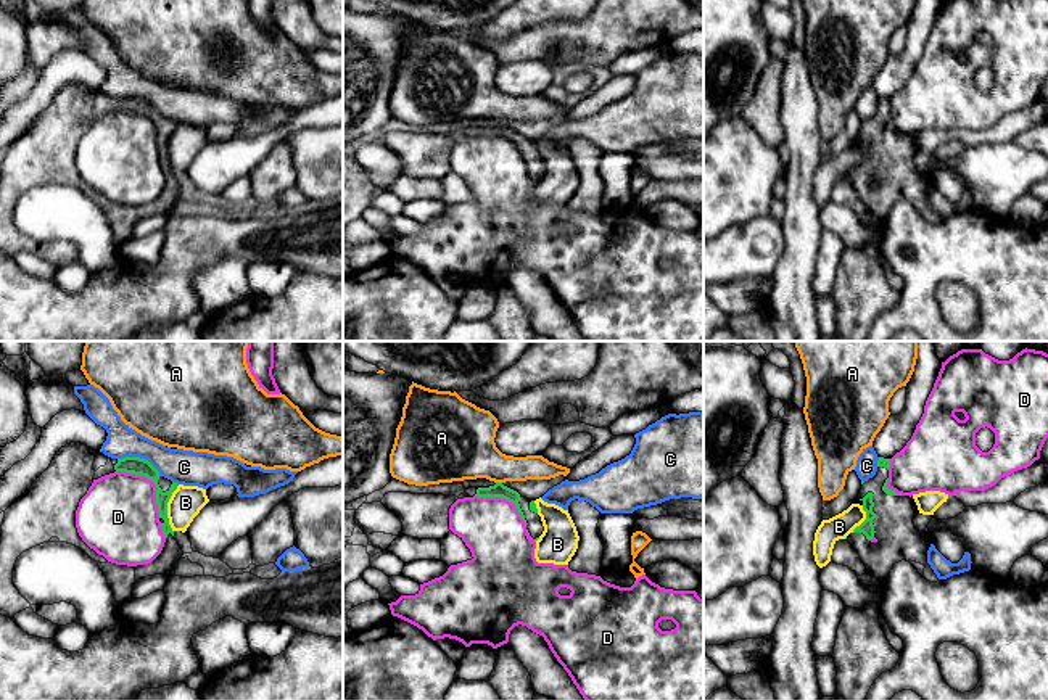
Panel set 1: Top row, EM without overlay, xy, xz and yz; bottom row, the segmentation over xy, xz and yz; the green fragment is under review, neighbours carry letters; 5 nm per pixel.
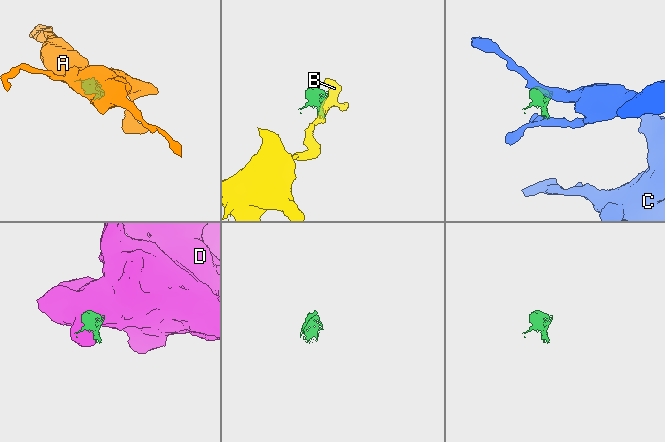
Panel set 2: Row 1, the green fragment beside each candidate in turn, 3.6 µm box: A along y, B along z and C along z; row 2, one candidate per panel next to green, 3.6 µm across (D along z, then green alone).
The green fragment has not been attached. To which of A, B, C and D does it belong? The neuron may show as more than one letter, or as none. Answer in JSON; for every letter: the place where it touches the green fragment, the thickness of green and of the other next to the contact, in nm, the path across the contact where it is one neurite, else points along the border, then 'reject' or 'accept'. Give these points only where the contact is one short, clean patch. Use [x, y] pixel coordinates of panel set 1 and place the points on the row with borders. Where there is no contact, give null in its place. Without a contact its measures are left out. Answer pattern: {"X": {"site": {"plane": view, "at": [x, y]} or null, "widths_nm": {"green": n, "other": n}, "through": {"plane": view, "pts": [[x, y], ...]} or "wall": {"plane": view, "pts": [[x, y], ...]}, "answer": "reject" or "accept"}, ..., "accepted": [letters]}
{"A": {"site": {"plane": "xz", "at": [499, 483]}, "widths_nm": {"green": 70, "other": 320}, "wall": {"plane": "xz", "pts": [[496, 481], [501, 483]]}, "answer": "reject"}, "B": {"site": {"plane": "xy", "at": [166, 509]}, "widths_nm": {"green": 80, "other": 160}, "answer": "reject"}, "C": {"site": {"plane": "xy", "at": [139, 457]}, "widths_nm": {"green": 90, "other": 180}, "wall": {"plane": "xy", "pts": [[118, 457], [144, 457], [161, 475]]}, "answer": "reject"}, "D": {"site": {"plane": "xy", "at": [152, 480]}, "widths_nm": {"green": 90, "other": 400}, "answer": "reject"}, "accepted": []}

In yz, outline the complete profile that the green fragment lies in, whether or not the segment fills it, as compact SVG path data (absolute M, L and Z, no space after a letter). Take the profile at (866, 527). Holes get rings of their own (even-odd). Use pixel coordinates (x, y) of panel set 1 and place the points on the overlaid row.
M879 457L877 471L861 489L853 504L866 512L866 520L845 539L858 552L868 573L884 581L895 563L910 562L930 583L939 578L927 563L930 537L914 528L910 496L887 488L890 459Z

